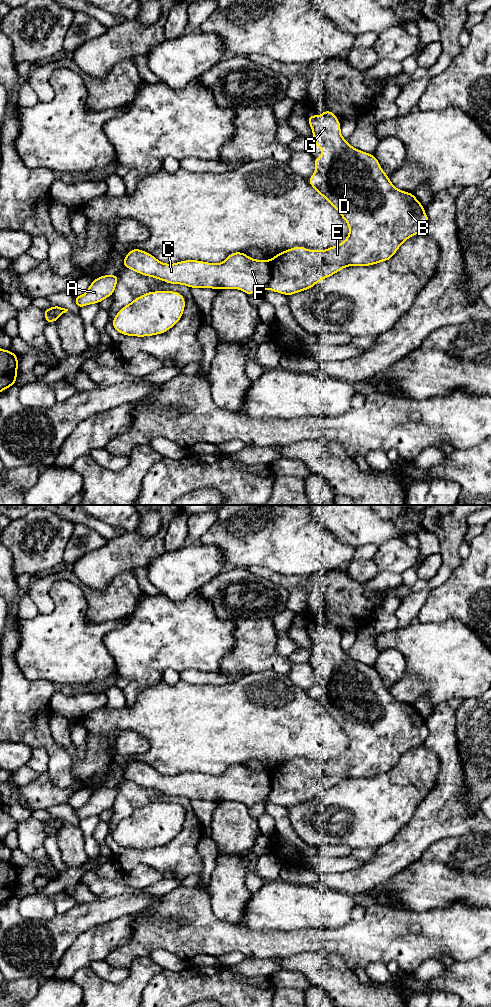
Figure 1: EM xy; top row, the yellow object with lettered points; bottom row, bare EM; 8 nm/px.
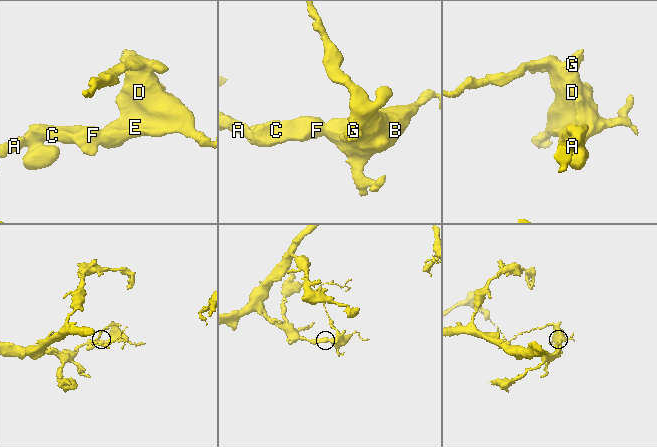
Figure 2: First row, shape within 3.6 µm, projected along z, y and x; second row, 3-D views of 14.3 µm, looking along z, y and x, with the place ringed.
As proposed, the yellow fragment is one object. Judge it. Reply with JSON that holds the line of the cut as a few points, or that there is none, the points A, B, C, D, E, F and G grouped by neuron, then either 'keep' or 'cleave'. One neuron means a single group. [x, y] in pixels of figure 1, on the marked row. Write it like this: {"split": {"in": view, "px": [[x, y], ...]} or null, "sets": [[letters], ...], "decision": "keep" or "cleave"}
{"split": {"in": "xy", "px": [[269, 261], [270, 280], [266, 288]]}, "sets": [["A", "C", "F"], ["B", "D", "E", "G"]], "decision": "cleave"}

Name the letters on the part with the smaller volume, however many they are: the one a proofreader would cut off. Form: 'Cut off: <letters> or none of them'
Cut off: B, D, E, G

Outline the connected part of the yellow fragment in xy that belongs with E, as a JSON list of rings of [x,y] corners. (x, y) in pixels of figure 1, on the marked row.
[[[323,110],[322,115],[307,117],[312,129],[314,145],[322,148],[322,156],[314,159],[315,172],[308,179],[308,183],[325,198],[346,221],[349,227],[347,238],[339,245],[325,250],[310,250],[303,246],[295,246],[276,254],[270,259],[271,278],[267,289],[287,296],[312,288],[322,279],[326,279],[345,267],[371,266],[390,260],[399,247],[410,237],[423,233],[429,218],[424,206],[414,194],[396,188],[383,171],[374,154],[369,154],[352,147],[340,130],[341,124],[334,112]]]

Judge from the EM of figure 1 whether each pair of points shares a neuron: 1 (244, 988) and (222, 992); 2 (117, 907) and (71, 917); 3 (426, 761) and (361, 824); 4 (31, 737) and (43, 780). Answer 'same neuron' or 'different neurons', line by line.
1: same neuron
2: same neuron
3: same neuron
4: different neurons

